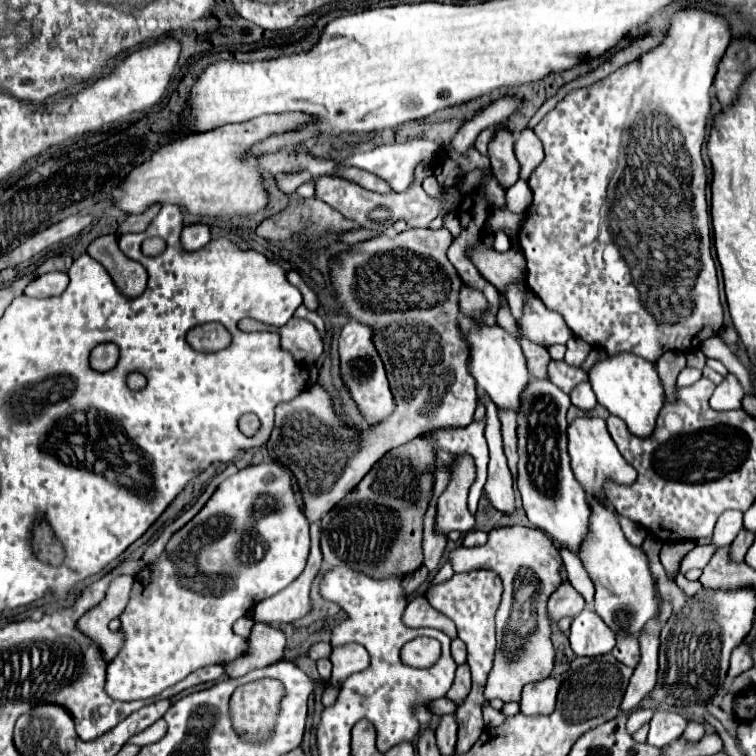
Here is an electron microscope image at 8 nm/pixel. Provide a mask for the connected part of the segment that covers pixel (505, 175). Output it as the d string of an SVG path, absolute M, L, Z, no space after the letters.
M497 130L493 142L489 144L489 160L491 160L493 176L497 178L503 190L511 188L519 180L521 166L517 164L513 144L515 138L507 130Z

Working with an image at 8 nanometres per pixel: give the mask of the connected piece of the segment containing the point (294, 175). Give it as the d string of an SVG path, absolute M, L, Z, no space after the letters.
M291 172L291 174L277 174L277 184L285 194L293 194L305 180L311 176L307 172Z

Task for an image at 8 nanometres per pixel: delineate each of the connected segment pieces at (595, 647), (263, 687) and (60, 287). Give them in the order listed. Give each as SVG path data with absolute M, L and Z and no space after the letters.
M585 608L573 618L569 642L577 656L599 656L613 650L615 634L593 610Z
M257 680L257 682L249 682L241 688L237 688L231 696L231 718L233 718L233 726L241 732L247 732L249 738L259 738L265 736L269 732L269 728L275 722L275 716L279 712L279 702L283 698L283 686L277 680Z
M47 272L29 284L25 288L25 294L31 298L51 298L63 294L67 284L69 284L69 276L65 272Z

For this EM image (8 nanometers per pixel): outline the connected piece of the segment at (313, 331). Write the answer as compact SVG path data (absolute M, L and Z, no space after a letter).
M303 318L289 320L278 333L282 349L293 352L299 362L315 362L323 354L323 342L317 328Z

